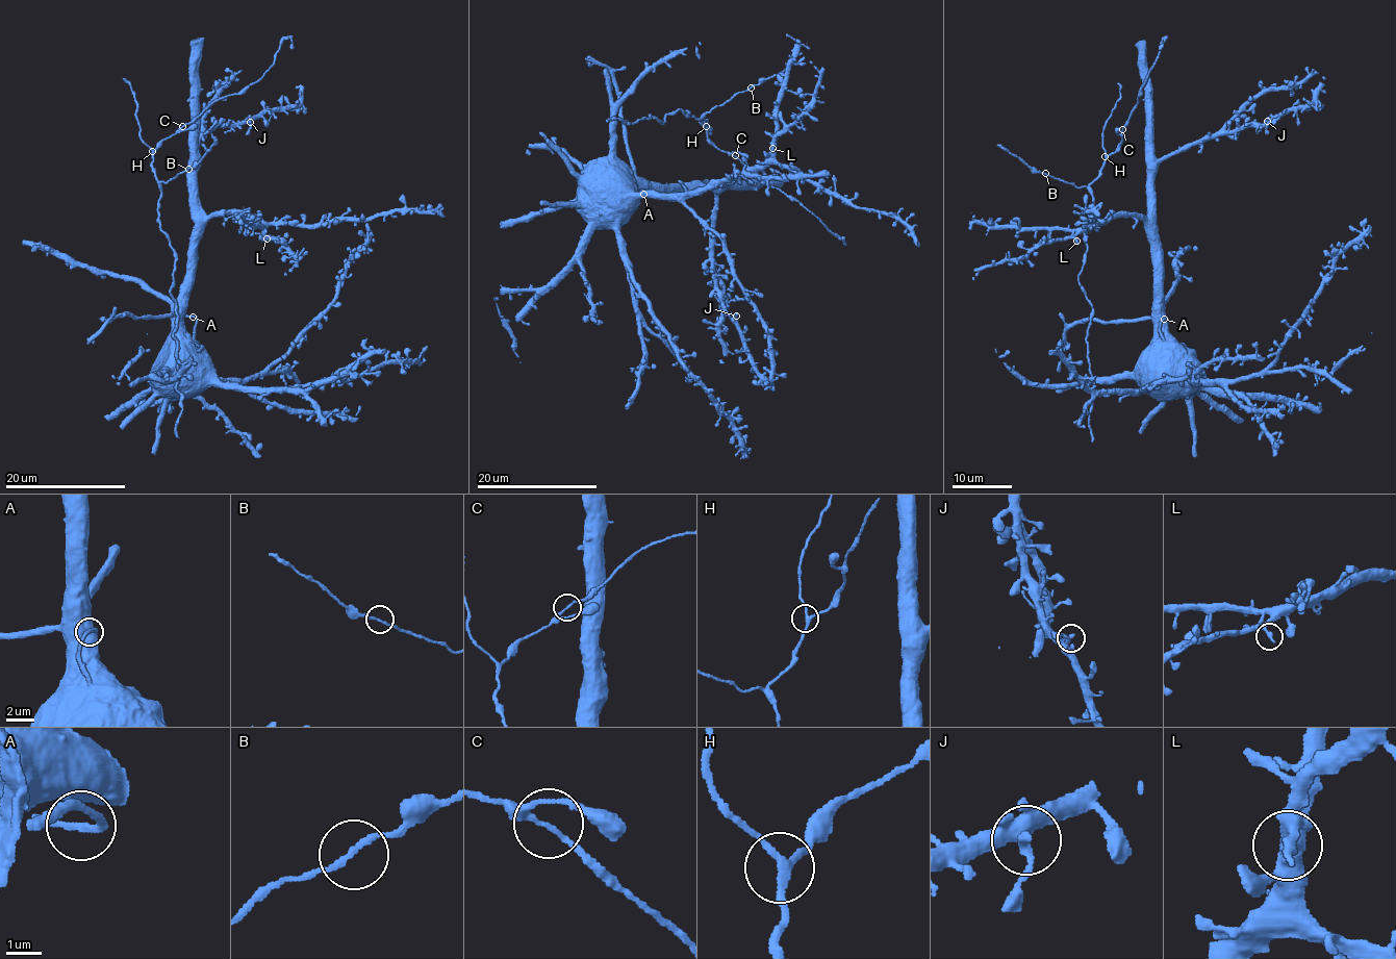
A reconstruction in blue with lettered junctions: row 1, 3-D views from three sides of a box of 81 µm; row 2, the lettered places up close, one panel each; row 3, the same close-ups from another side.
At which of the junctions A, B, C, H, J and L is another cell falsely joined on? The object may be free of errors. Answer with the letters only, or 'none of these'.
none of these

